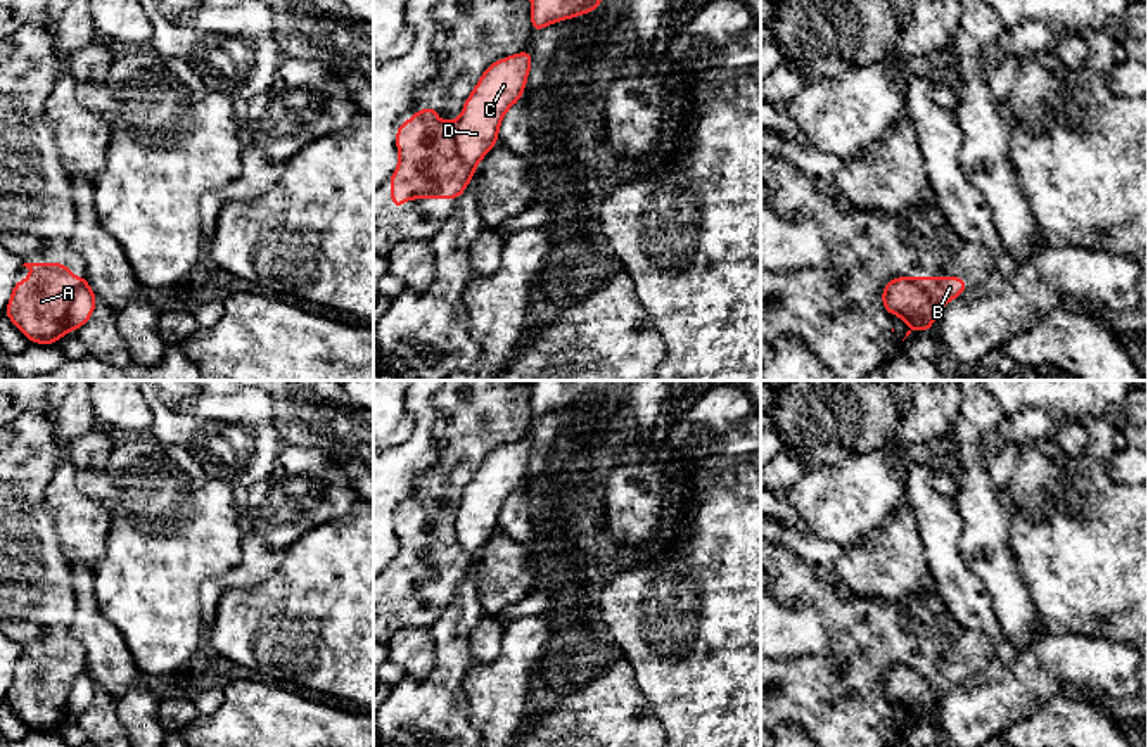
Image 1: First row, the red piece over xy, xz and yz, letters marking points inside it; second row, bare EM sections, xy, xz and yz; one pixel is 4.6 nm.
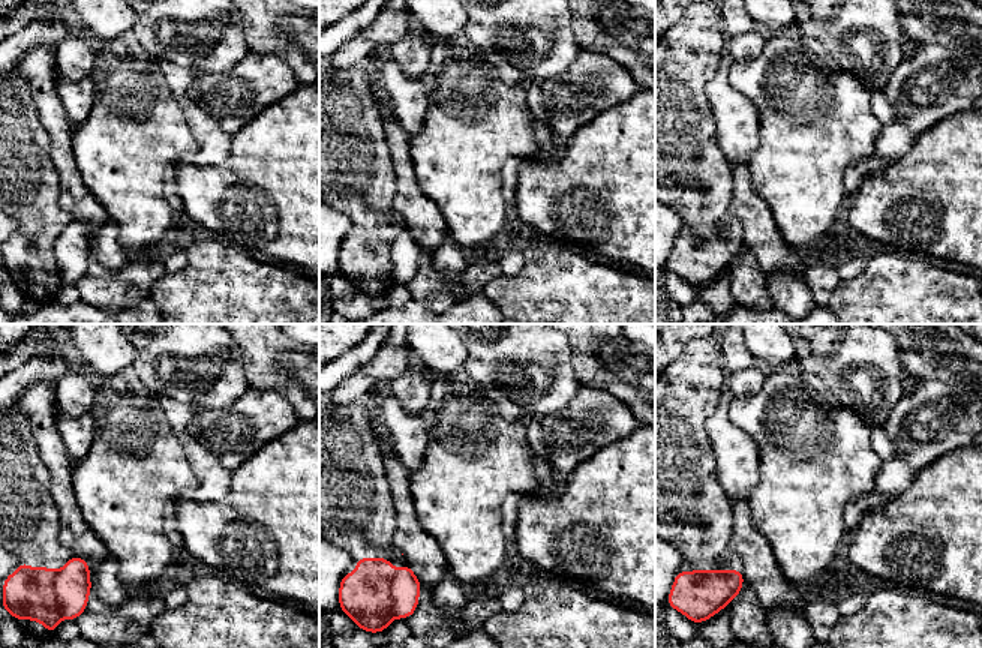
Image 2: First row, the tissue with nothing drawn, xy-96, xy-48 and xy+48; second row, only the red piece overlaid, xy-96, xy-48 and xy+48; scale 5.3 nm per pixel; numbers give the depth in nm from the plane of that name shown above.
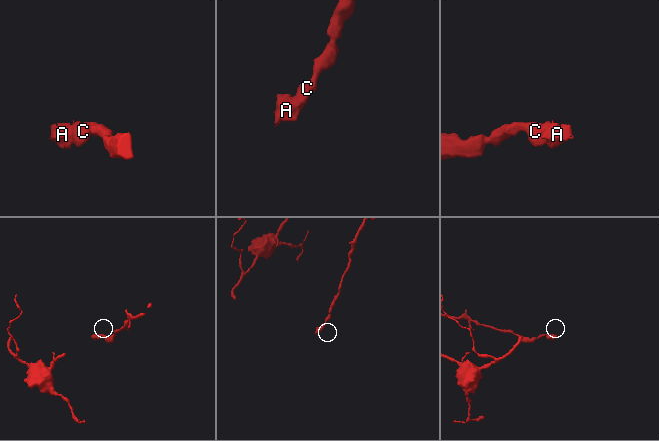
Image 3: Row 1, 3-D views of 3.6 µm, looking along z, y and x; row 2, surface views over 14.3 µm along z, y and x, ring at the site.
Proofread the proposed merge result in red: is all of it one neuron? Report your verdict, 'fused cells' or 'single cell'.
fused cells

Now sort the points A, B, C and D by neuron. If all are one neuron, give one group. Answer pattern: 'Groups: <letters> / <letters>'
Groups: A B / C D

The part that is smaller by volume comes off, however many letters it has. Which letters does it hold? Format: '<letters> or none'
A, B

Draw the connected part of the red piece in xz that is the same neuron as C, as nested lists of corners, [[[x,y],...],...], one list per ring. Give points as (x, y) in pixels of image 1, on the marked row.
[[[524,48],[484,69],[456,119],[455,149],[465,166],[477,168],[498,144],[501,119],[520,102],[531,66],[533,54]]]

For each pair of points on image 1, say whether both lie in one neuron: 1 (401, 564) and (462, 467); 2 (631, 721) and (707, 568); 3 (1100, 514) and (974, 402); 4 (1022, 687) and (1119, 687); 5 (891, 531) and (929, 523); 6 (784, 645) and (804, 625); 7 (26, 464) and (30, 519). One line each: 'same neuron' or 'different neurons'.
1: same neuron
2: different neurons
3: different neurons
4: same neuron
5: different neurons
6: same neuron
7: same neuron

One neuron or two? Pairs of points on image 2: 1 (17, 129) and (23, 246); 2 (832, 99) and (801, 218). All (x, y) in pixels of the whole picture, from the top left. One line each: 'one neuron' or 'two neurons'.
1: one neuron
2: one neuron

